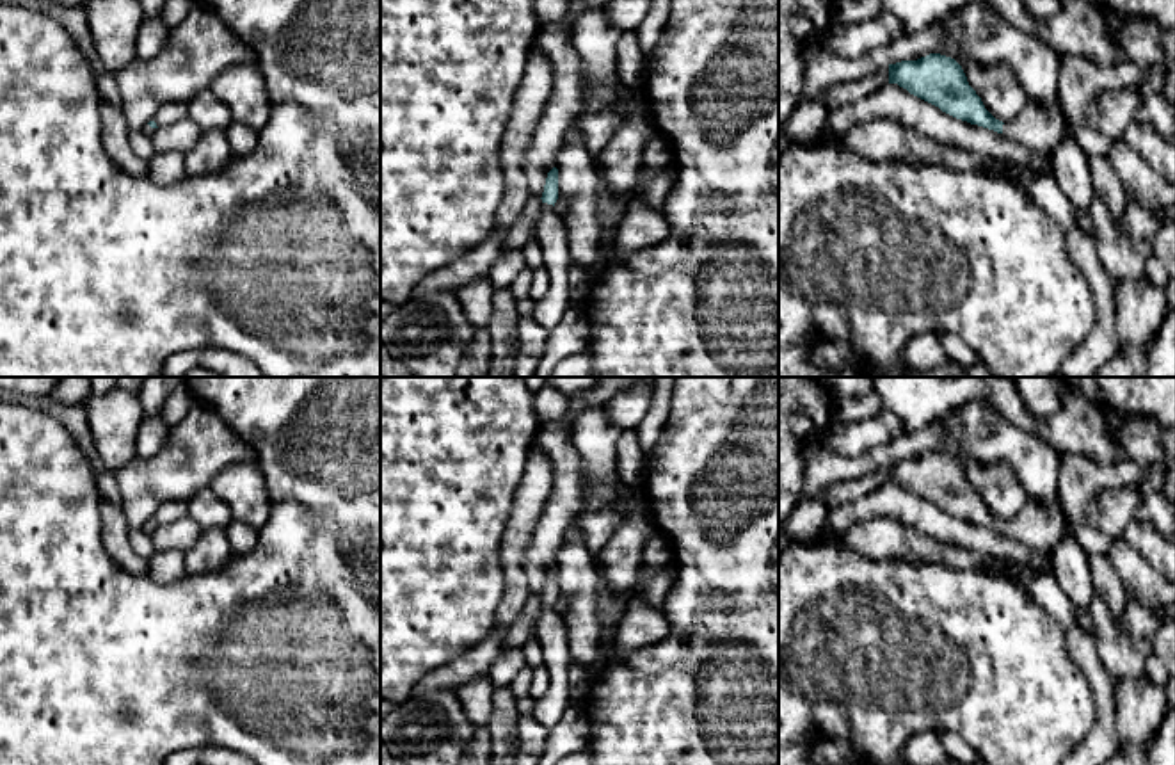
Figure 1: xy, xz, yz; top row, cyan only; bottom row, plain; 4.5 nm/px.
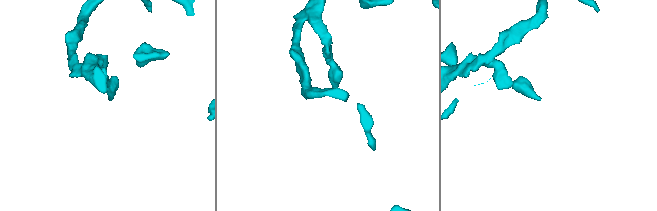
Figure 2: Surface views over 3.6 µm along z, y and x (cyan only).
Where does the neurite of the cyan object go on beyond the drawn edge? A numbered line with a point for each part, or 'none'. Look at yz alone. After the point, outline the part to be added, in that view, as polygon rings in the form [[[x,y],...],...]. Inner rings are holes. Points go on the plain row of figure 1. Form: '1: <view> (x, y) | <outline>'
1: yz (1040, 527) | [[[1027,498],[1022,512],[1003,523],[1003,534],[1024,543],[1043,559],[1052,553],[1063,536],[1074,536],[1059,498],[1054,503]]]

